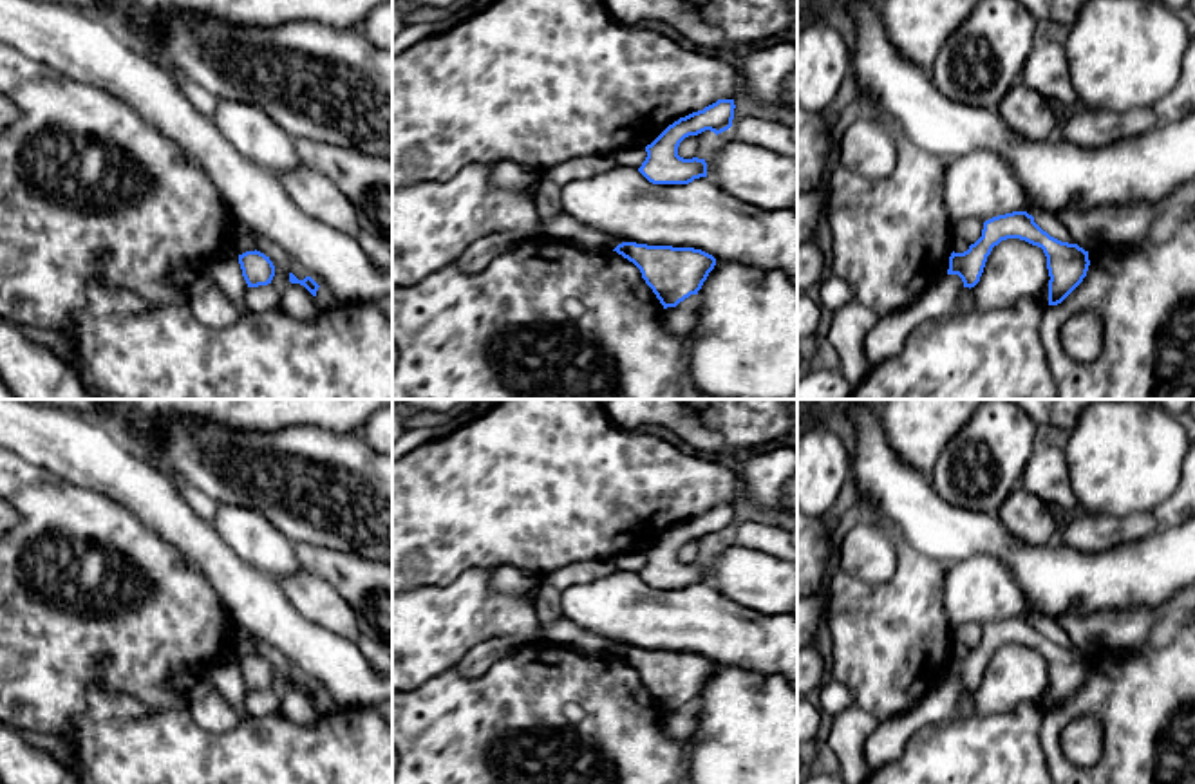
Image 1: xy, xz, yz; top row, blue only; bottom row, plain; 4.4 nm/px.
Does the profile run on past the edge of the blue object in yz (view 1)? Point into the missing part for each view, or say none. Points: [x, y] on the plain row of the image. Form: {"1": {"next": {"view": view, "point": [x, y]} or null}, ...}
{"1": {"next": null}}

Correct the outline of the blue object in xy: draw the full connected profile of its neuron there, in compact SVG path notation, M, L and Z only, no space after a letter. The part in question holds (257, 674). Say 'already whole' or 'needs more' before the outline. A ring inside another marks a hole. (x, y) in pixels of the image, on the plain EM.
already whole; M257 654L239 659L239 668L248 692L268 690L275 681L273 667Z

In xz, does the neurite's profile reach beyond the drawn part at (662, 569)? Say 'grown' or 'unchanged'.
unchanged

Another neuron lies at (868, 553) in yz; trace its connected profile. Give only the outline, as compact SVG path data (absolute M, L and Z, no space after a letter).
M859 524L837 540L835 558L841 574L879 585L897 571L897 547L889 533L871 524Z

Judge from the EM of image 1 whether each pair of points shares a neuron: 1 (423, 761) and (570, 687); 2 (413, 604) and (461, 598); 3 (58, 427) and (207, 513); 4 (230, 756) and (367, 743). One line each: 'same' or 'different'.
1: same
2: same
3: different
4: same

